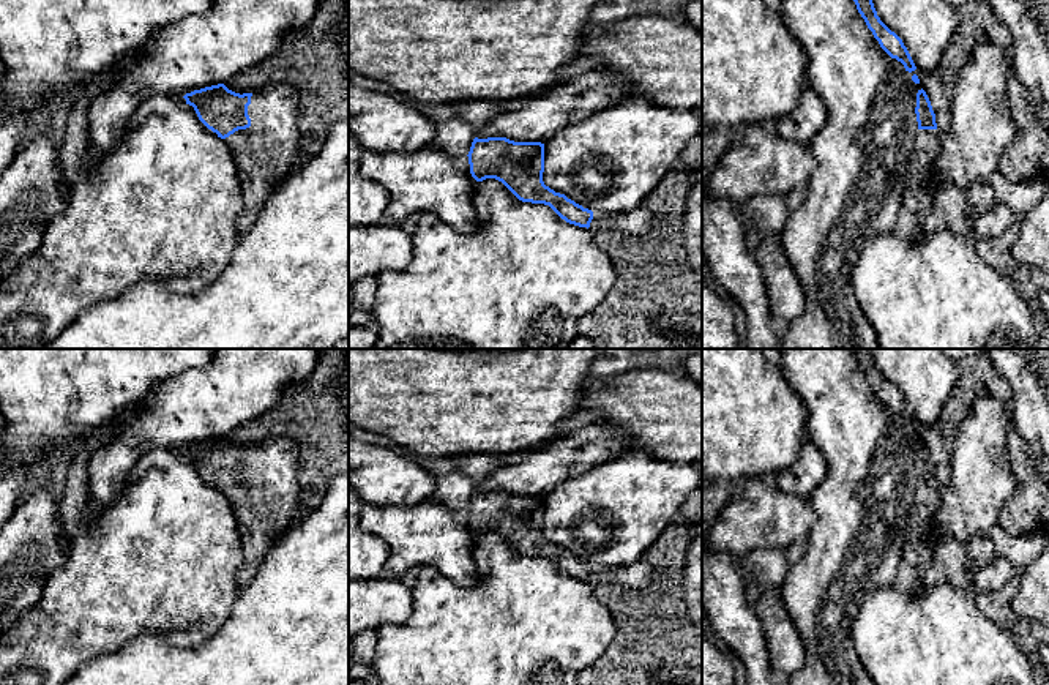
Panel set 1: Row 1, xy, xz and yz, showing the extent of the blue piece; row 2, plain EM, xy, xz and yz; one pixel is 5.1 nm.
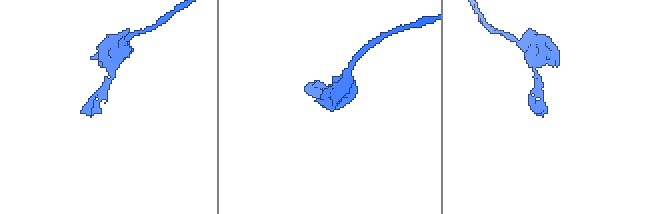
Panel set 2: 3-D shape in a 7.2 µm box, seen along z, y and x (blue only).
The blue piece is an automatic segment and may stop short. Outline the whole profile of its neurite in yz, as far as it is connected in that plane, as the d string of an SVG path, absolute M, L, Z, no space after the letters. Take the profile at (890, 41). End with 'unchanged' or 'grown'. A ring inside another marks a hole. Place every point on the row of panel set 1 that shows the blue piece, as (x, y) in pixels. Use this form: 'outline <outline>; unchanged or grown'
outline M853 0L858 13L864 19L868 28L879 41L880 47L891 57L901 62L905 71L912 73L916 69L907 47L902 39L891 32L877 16L872 0Z; unchanged

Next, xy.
outline M218 84L186 93L183 98L194 107L199 120L227 144L235 159L243 193L243 210L237 218L237 230L241 235L252 226L273 188L298 166L298 93L290 85L281 85L254 95L240 95Z; grown

